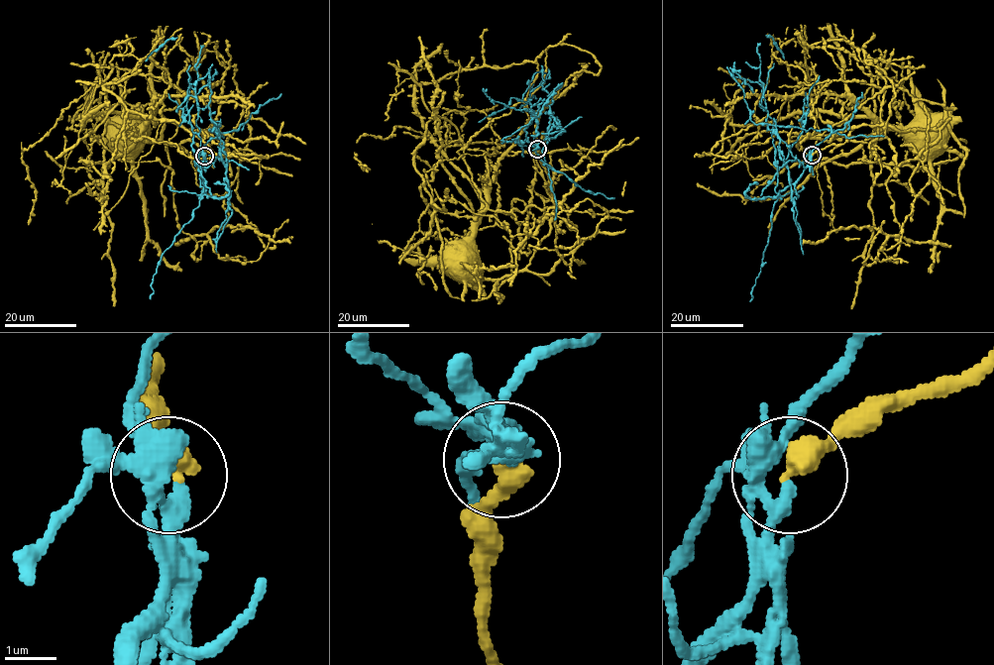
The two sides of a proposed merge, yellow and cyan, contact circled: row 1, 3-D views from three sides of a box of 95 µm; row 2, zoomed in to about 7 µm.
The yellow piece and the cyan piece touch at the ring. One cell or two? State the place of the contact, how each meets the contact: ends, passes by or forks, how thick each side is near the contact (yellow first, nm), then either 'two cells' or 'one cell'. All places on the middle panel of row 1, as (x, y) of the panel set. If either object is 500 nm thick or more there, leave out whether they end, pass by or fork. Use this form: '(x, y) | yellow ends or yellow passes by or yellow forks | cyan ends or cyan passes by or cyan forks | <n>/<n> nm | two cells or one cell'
(537, 149) | yellow ends | cyan passes by | 440/240 nm | two cells

